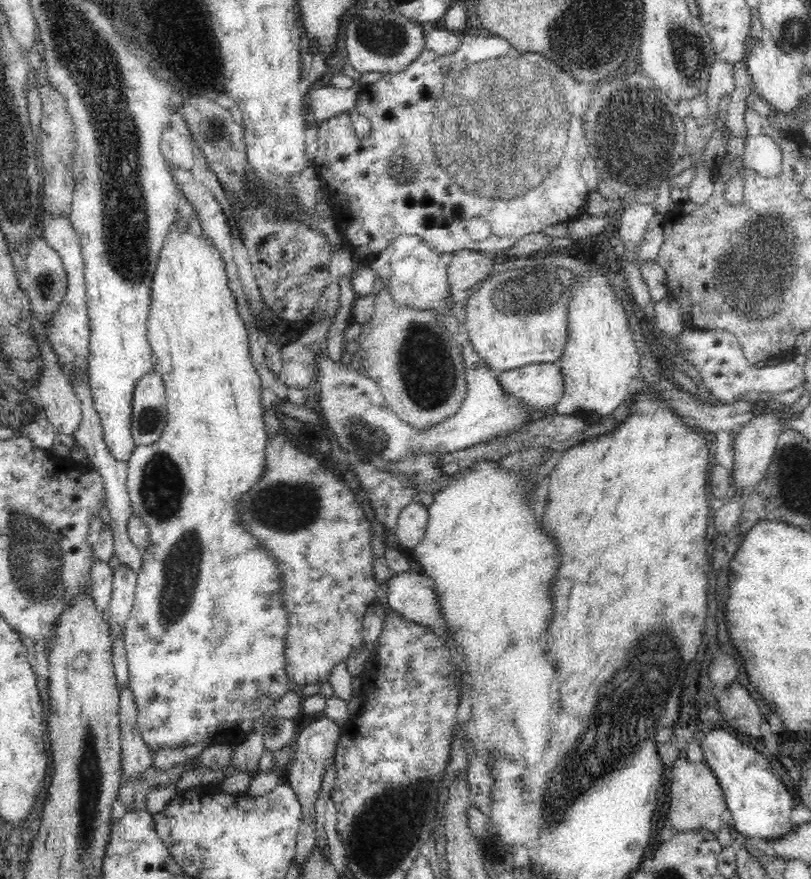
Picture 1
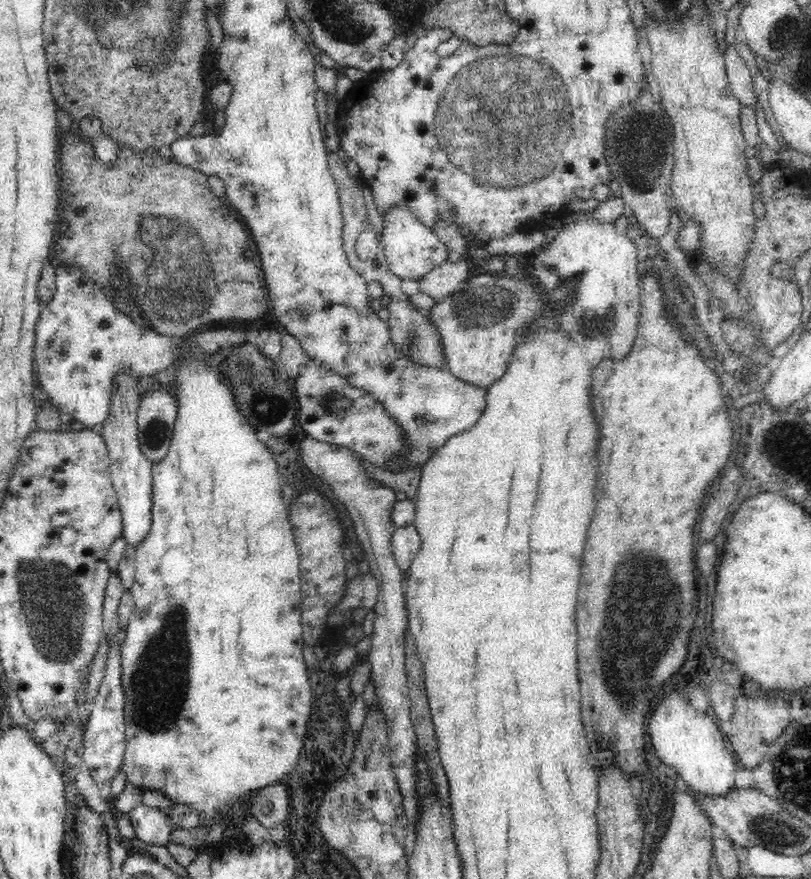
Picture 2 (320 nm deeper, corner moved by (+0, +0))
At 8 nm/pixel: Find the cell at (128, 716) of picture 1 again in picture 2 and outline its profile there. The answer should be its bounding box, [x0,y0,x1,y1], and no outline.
[128,802,174,846]

